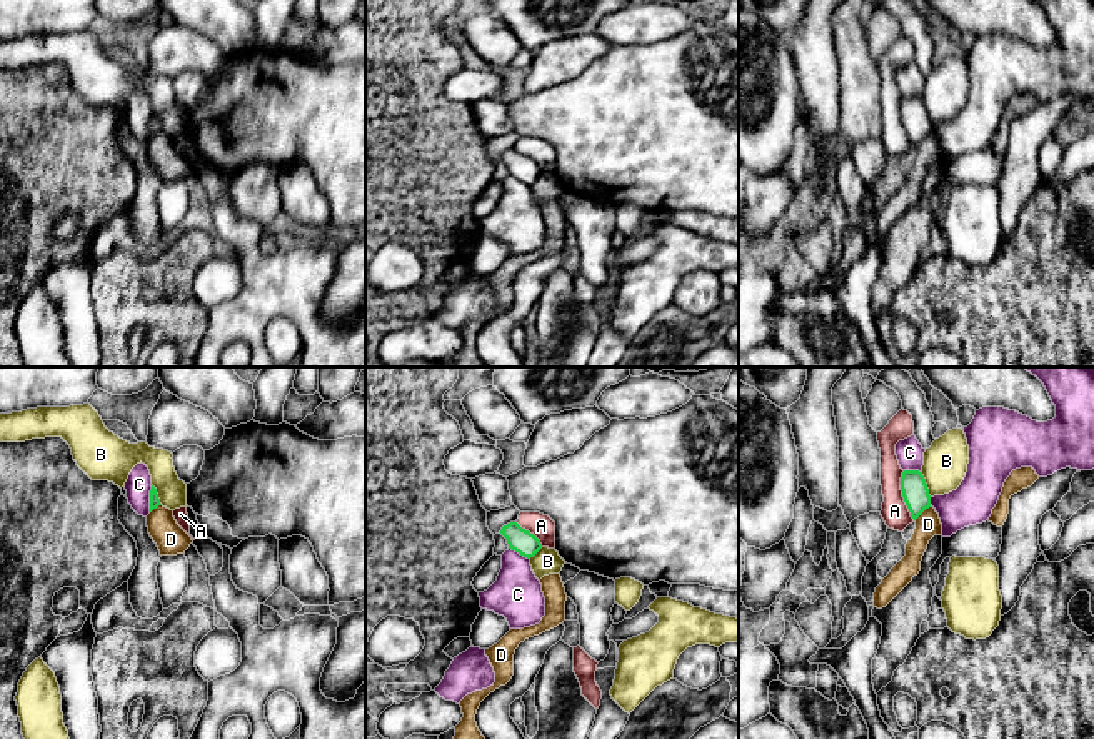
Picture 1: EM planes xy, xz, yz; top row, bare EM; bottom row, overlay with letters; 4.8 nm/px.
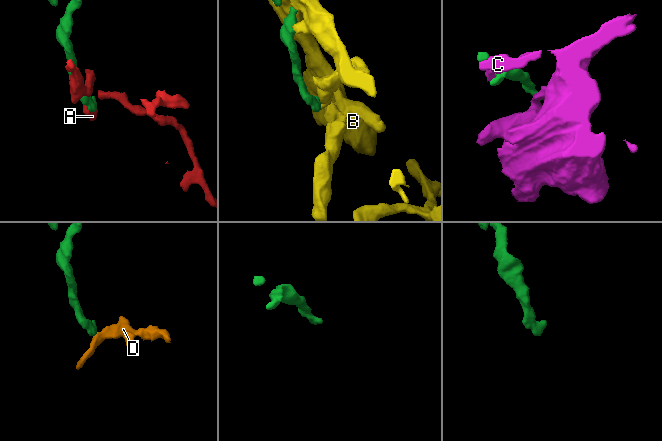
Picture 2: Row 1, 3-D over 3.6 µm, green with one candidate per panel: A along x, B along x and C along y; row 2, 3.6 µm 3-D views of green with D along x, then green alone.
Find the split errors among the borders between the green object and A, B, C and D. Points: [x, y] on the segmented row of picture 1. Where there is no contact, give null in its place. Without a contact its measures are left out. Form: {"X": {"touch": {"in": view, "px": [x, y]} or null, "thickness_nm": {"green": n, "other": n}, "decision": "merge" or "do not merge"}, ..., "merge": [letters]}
{"A": {"touch": {"in": "yz", "px": [903, 496]}, "thickness_nm": {"green": 130, "other": 130}, "decision": "do not merge"}, "B": {"touch": {"in": "yz", "px": [926, 484]}, "thickness_nm": {"green": 130, "other": 220}, "decision": "do not merge"}, "C": {"touch": {"in": "xy", "px": [150, 499]}, "thickness_nm": {"green": 50, "other": 130}, "decision": "do not merge"}, "D": {"touch": {"in": "yz", "px": [923, 511]}, "thickness_nm": {"green": 130, "other": 120}, "decision": "do not merge"}, "merge": []}

